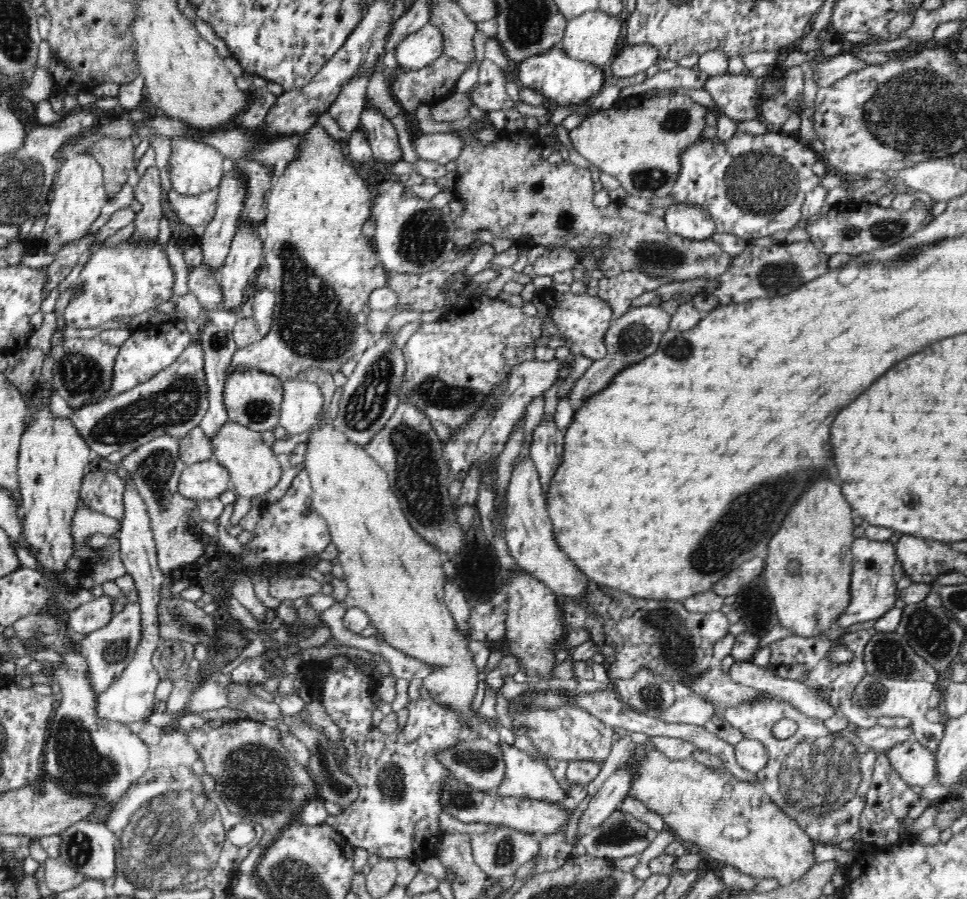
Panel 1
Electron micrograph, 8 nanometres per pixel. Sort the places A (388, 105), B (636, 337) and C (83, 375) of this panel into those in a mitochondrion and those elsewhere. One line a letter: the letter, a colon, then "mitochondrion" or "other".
A: mitochondrion
B: mitochondrion
C: mitochondrion

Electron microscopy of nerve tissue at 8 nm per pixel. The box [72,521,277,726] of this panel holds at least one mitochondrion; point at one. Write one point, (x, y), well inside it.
(115, 651)

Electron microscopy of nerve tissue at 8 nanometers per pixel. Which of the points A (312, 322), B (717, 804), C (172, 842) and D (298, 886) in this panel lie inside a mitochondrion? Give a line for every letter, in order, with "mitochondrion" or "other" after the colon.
A: mitochondrion
B: mitochondrion
C: mitochondrion
D: mitochondrion

